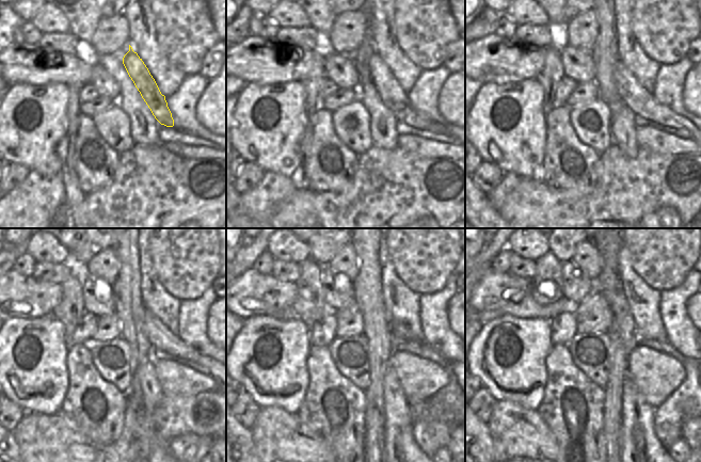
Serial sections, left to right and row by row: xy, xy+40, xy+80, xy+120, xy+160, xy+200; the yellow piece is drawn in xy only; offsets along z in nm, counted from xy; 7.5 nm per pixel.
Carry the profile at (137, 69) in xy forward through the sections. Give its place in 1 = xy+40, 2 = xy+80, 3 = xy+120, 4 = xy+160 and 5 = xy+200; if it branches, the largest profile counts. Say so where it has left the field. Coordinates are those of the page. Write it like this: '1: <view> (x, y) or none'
1: xy+40 (393, 96)
2: xy+80 (648, 111)
3: xy+120 (166, 345)
4: xy+160 (401, 338)
5: xy+200 (666, 348)

